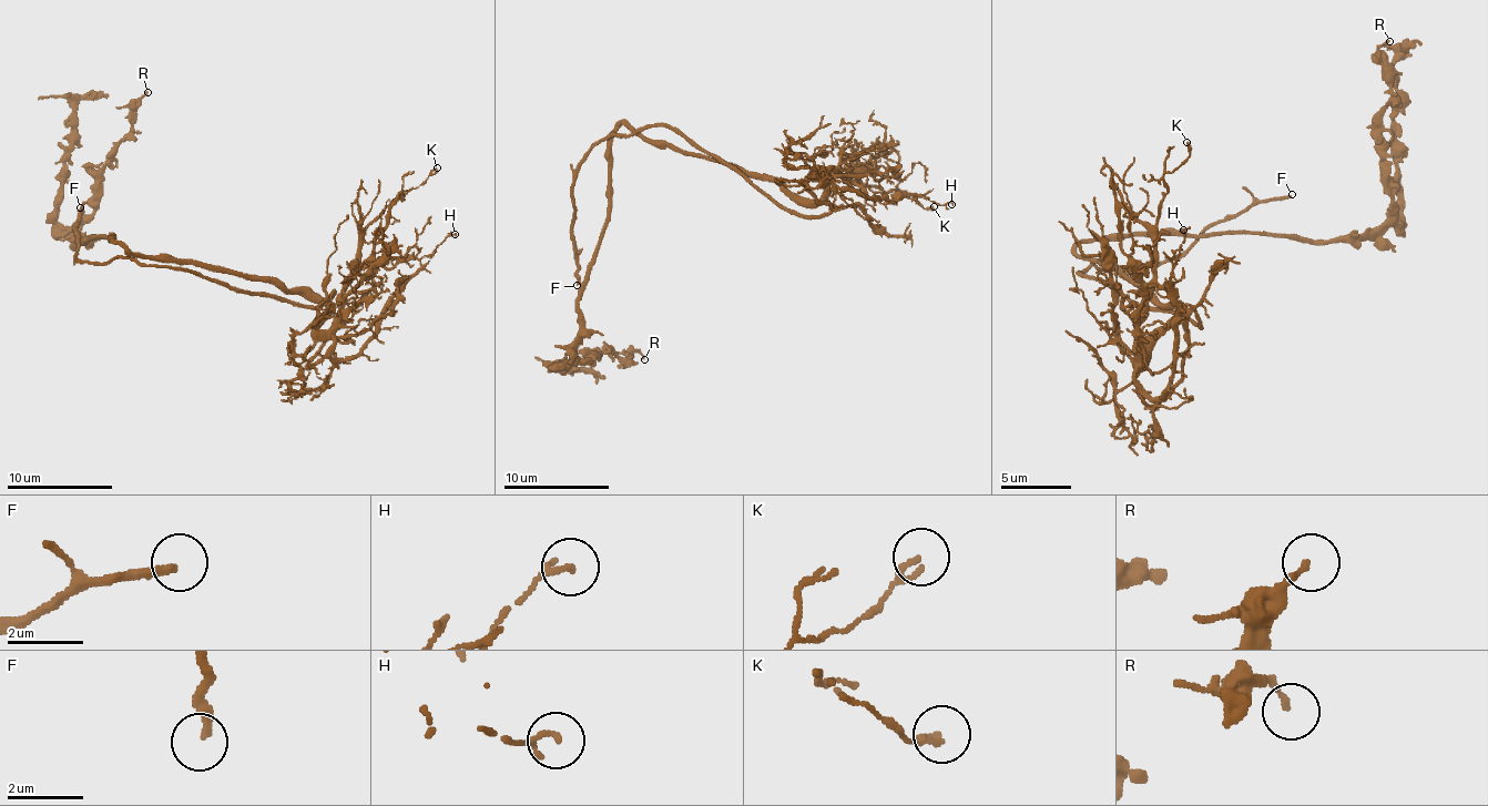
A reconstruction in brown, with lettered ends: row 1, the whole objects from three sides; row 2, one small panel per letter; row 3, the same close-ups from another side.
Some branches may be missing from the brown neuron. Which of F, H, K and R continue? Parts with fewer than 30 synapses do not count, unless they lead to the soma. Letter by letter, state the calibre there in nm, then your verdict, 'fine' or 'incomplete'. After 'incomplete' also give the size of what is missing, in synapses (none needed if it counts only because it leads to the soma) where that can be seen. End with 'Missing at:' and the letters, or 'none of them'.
F: 240 nm | incomplete
H: 140 nm | fine
K: 180 nm | fine
R: 140 nm | fine
Missing at: F

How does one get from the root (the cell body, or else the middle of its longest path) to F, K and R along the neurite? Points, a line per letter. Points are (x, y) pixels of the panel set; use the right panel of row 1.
F: (1103, 264), (1092, 261), (1100, 267), (1173, 261), (1215, 222), (1292, 194)
K: (1103, 264), (1176, 309), (1141, 358), (1152, 226), (1162, 176), (1191, 152), (1186, 142)
R: (1103, 264), (1076, 251), (1103, 236), (1365, 240), (1389, 212), (1389, 75), (1379, 51), (1389, 41)

